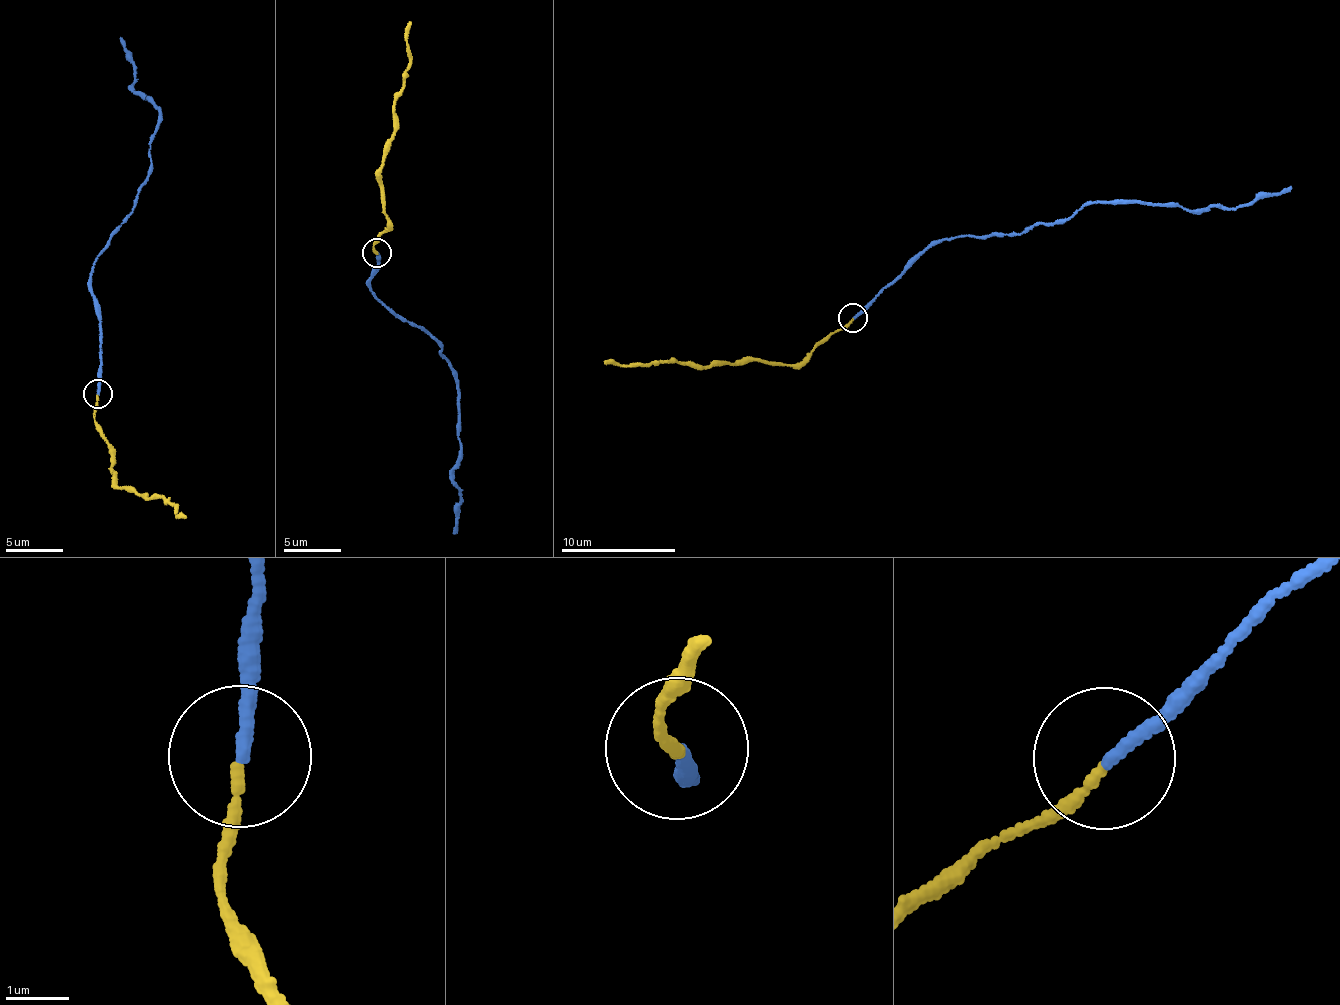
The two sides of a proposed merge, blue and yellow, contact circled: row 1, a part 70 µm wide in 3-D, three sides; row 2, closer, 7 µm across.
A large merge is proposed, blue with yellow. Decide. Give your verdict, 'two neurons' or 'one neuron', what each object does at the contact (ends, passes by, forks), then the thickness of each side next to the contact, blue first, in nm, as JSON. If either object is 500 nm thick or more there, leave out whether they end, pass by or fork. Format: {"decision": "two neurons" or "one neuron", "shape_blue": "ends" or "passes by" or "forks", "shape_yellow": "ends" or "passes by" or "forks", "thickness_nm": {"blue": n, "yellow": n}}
{"decision": "one neuron", "shape_blue": "ends", "shape_yellow": "ends", "thickness_nm": {"blue": 200, "yellow": 140}}

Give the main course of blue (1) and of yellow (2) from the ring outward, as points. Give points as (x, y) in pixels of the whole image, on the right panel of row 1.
1: (852, 317), (938, 242), (963, 236), (1014, 235), (1072, 218), (1096, 202), (1226, 209), (1280, 195), (1291, 185)
2: (852, 320), (817, 341), (796, 363), (604, 363)

